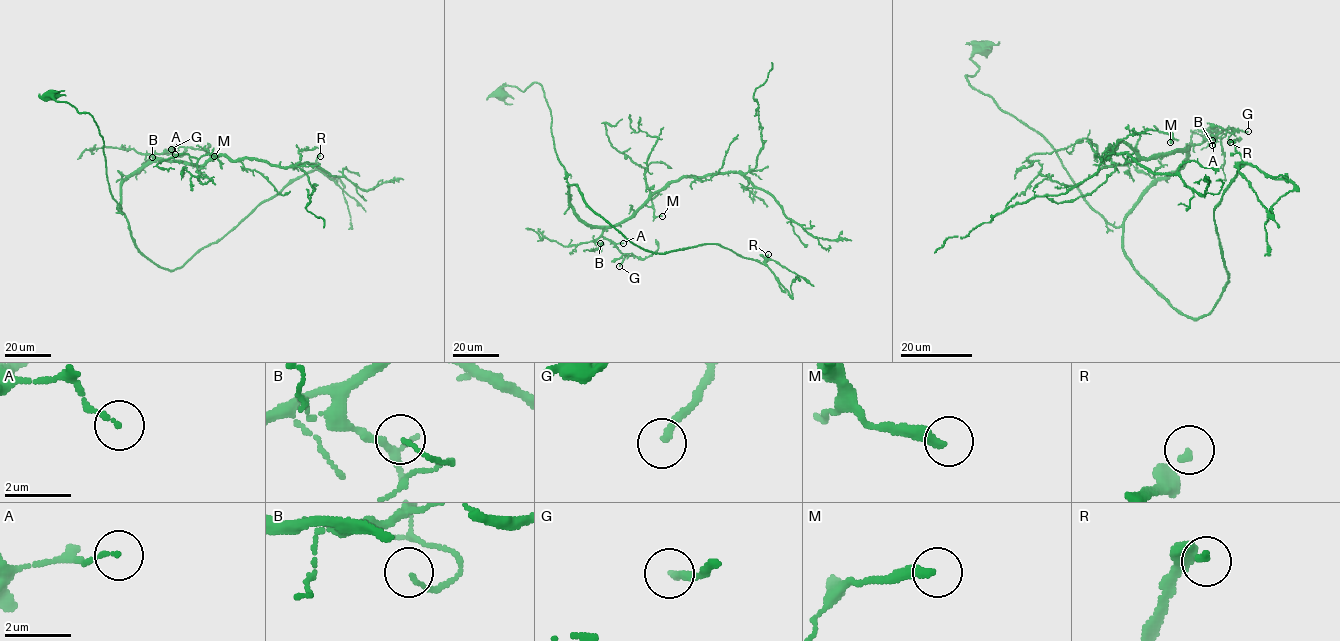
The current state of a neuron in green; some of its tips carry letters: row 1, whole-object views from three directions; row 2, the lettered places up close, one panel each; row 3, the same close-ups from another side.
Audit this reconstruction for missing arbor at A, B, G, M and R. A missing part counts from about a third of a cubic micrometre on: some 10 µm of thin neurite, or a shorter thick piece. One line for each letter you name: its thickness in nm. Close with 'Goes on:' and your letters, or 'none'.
R: calibre 240 nm
Goes on: R

